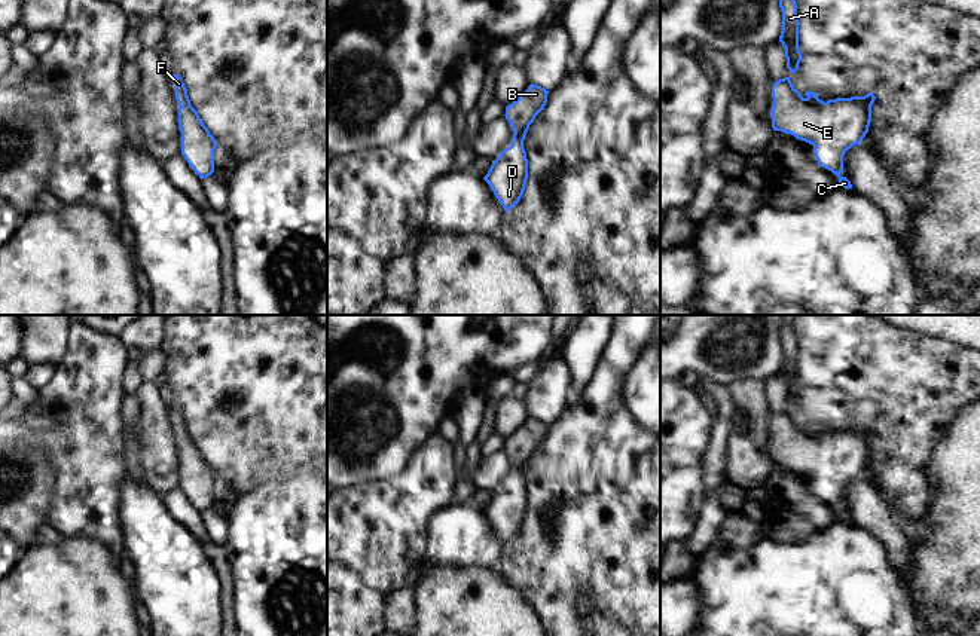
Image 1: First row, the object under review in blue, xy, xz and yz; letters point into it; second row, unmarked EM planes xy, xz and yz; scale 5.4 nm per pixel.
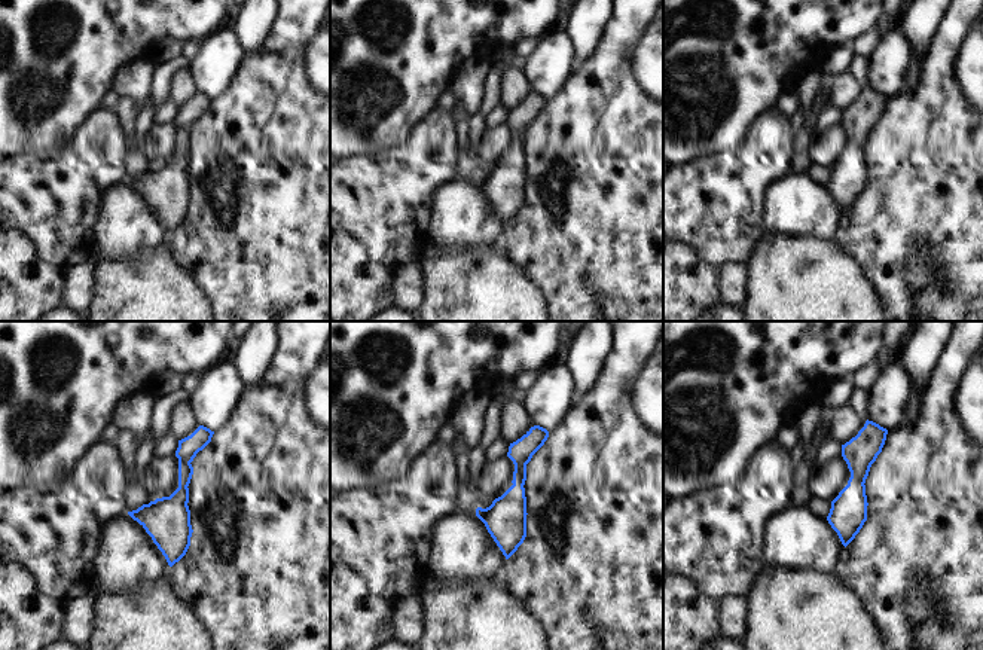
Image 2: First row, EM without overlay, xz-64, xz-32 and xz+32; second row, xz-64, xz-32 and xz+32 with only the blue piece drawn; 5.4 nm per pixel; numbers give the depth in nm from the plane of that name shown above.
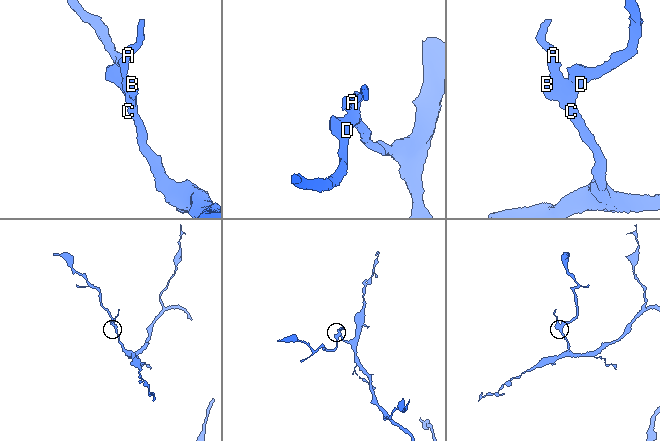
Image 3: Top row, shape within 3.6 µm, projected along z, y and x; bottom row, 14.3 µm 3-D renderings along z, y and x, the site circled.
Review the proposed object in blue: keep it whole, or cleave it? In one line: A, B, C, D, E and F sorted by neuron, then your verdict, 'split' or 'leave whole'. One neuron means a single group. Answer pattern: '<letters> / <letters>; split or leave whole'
A B C D E F; leave whole

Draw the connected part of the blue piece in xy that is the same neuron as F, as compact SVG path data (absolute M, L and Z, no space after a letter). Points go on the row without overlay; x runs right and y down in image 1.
M173 407L173 413L175 418L175 432L180 440L178 462L181 465L181 487L202 513L214 505L217 474L202 456L198 444L190 438L187 422L180 409Z

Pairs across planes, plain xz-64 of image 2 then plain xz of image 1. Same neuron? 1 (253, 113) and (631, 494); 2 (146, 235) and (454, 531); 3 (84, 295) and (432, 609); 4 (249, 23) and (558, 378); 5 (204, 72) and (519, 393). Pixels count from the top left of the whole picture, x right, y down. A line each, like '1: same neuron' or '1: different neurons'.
1: same neuron
2: same neuron
3: different neurons
4: different neurons
5: different neurons

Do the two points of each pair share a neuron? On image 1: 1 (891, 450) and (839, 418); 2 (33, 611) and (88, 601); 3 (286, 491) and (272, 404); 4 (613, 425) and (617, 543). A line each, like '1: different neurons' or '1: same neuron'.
1: same neuron
2: same neuron
3: different neurons
4: same neuron

